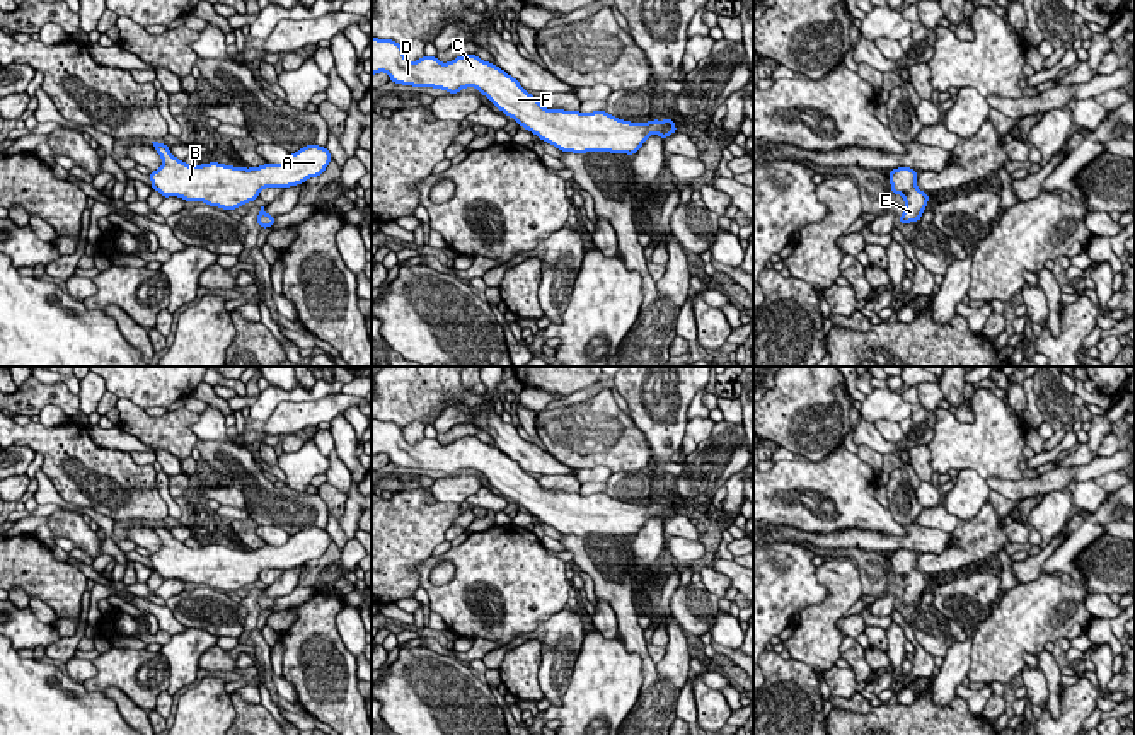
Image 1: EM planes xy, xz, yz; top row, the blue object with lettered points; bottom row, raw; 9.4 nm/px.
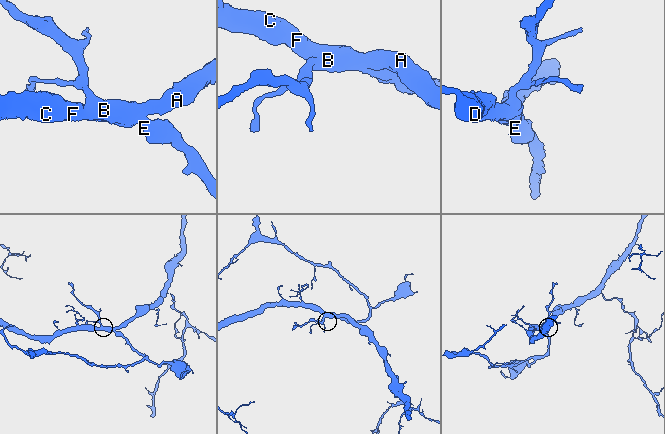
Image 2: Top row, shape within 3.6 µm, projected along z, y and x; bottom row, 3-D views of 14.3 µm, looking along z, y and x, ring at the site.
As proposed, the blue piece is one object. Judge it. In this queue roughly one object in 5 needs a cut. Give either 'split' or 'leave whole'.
leave whole

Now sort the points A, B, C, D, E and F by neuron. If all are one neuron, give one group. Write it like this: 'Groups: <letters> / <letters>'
Groups: A B C D E F

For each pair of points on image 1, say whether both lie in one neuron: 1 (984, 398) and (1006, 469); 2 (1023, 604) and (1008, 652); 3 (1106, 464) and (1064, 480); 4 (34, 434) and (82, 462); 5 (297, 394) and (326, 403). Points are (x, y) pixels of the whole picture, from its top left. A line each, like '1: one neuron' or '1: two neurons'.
1: one neuron
2: one neuron
3: one neuron
4: one neuron
5: two neurons

